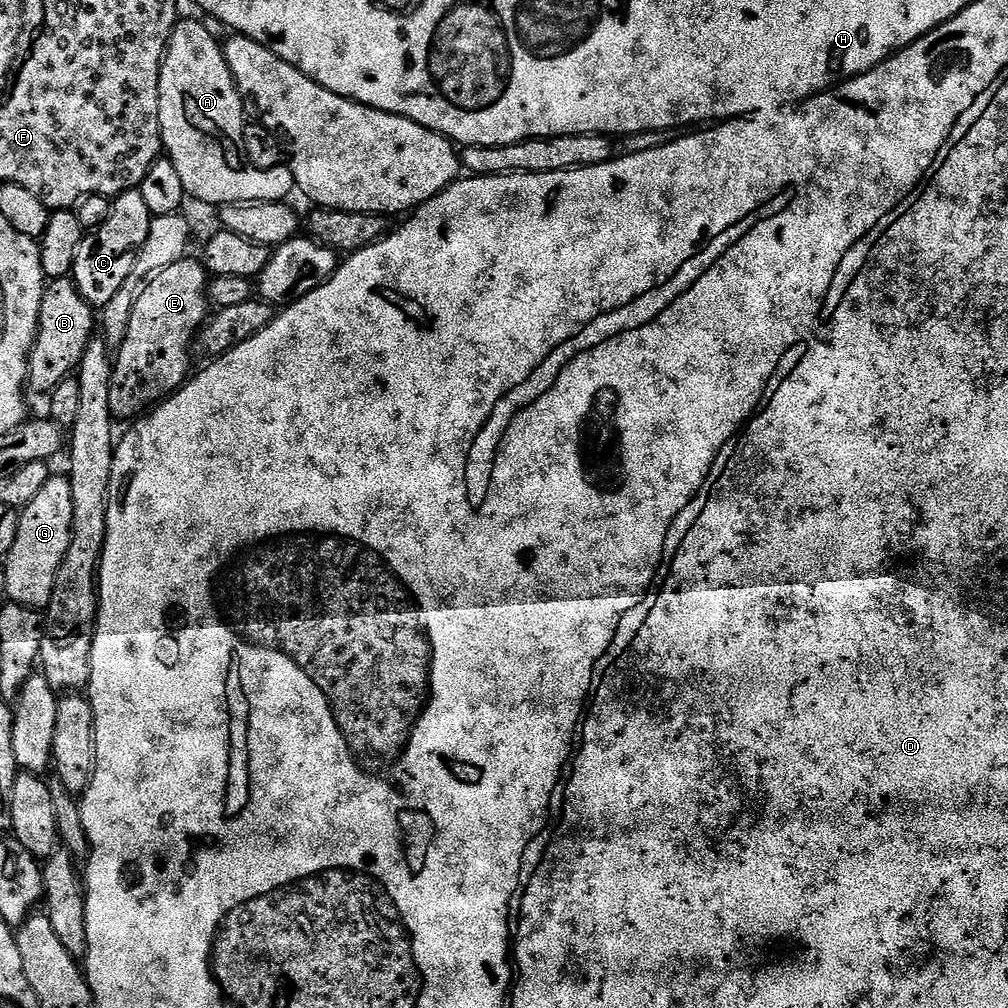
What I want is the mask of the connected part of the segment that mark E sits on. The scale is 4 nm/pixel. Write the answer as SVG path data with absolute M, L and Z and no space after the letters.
M185 258L156 273L141 289L133 302L125 341L114 356L110 386L110 410L113 417L120 419L121 416L127 422L135 421L153 406L167 400L189 379L188 351L193 351L194 341L210 315L209 281L209 273L199 259Z

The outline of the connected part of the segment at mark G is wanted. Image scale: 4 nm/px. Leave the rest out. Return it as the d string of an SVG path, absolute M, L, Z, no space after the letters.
M49 475L46 486L20 512L18 538L10 546L2 566L6 570L7 599L13 604L24 604L27 608L47 609L54 578L58 578L58 566L66 558L66 546L70 546L72 523L74 522L74 490L67 475Z

